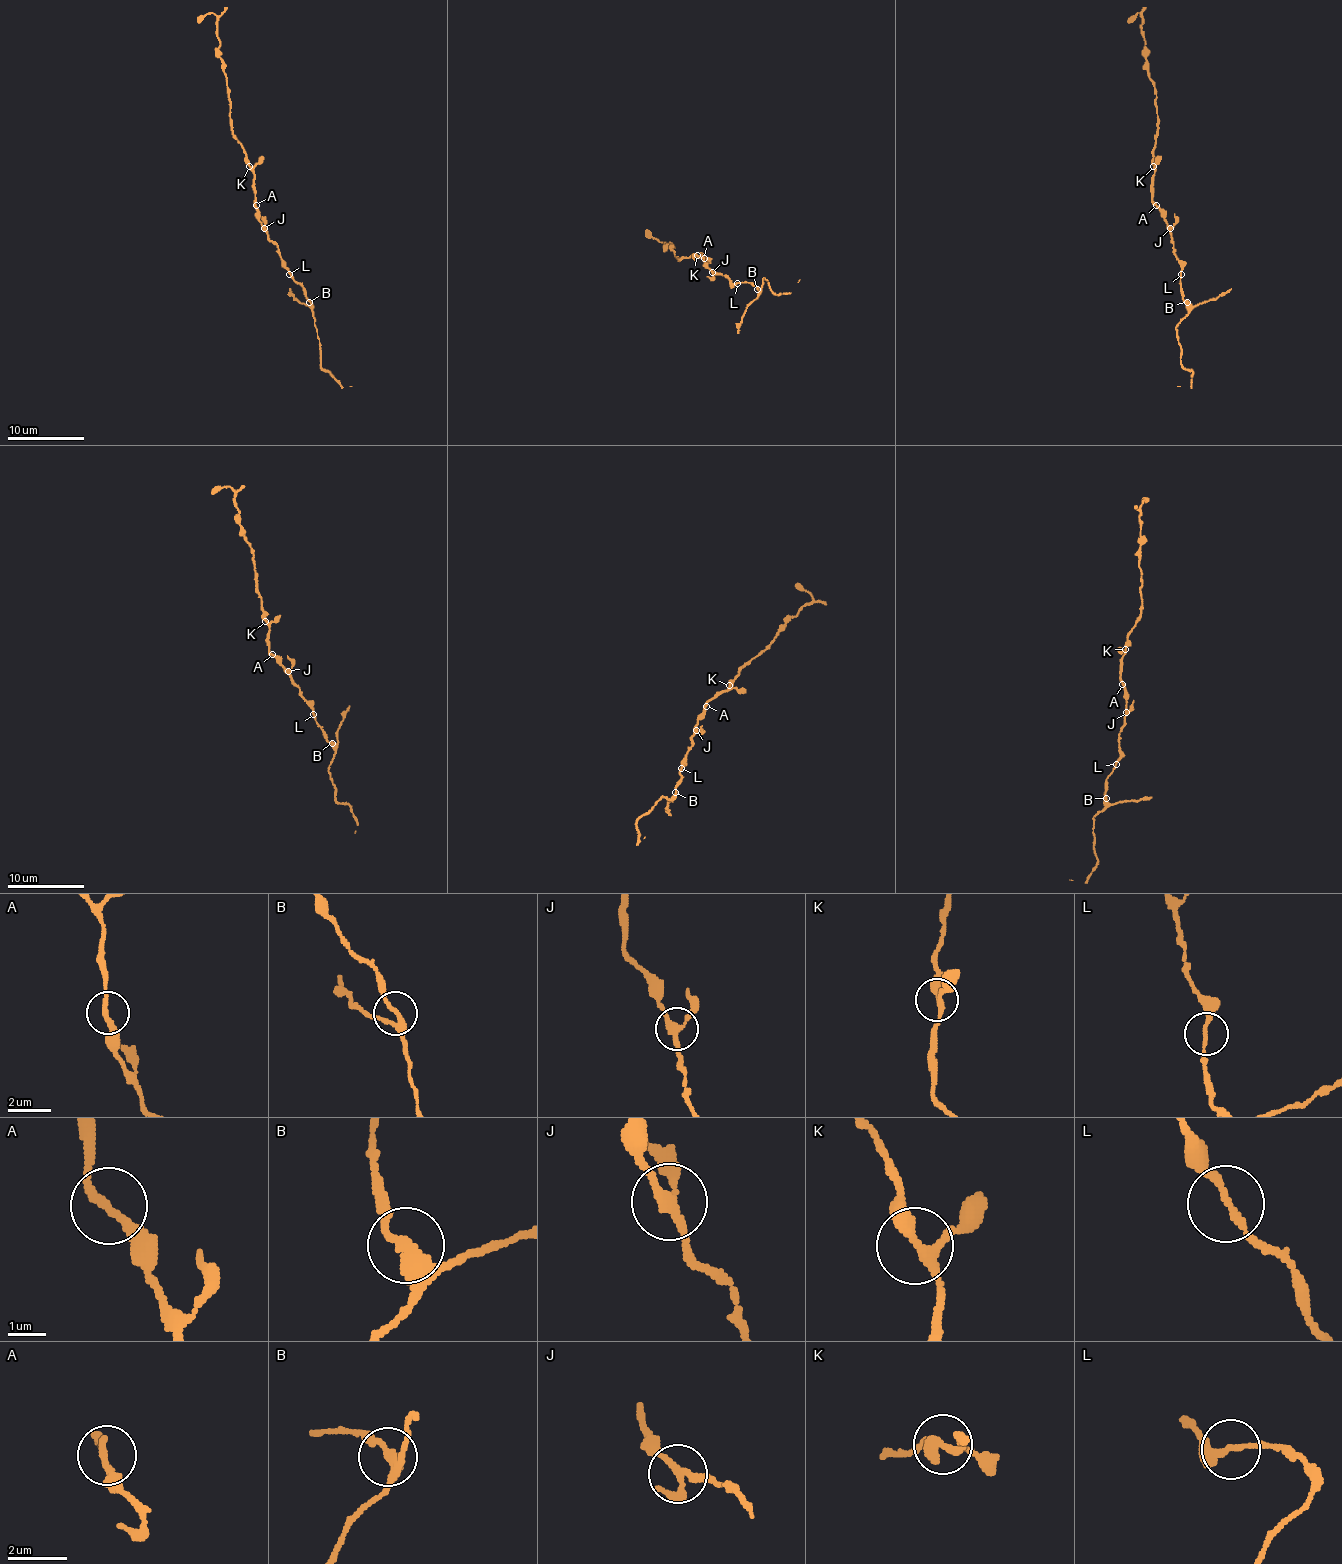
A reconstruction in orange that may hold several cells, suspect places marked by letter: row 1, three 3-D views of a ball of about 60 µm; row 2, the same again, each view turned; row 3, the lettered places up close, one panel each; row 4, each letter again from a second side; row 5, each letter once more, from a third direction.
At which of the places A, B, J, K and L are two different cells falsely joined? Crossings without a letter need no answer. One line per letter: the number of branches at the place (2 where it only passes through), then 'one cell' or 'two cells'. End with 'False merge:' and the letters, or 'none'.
A: 2 branches meet; one cell
B: 3 branches meet; one cell
J: 3 branches meet; one cell
K: 3 branches meet; one cell
L: 2 branches meet; one cell
False merge: none

